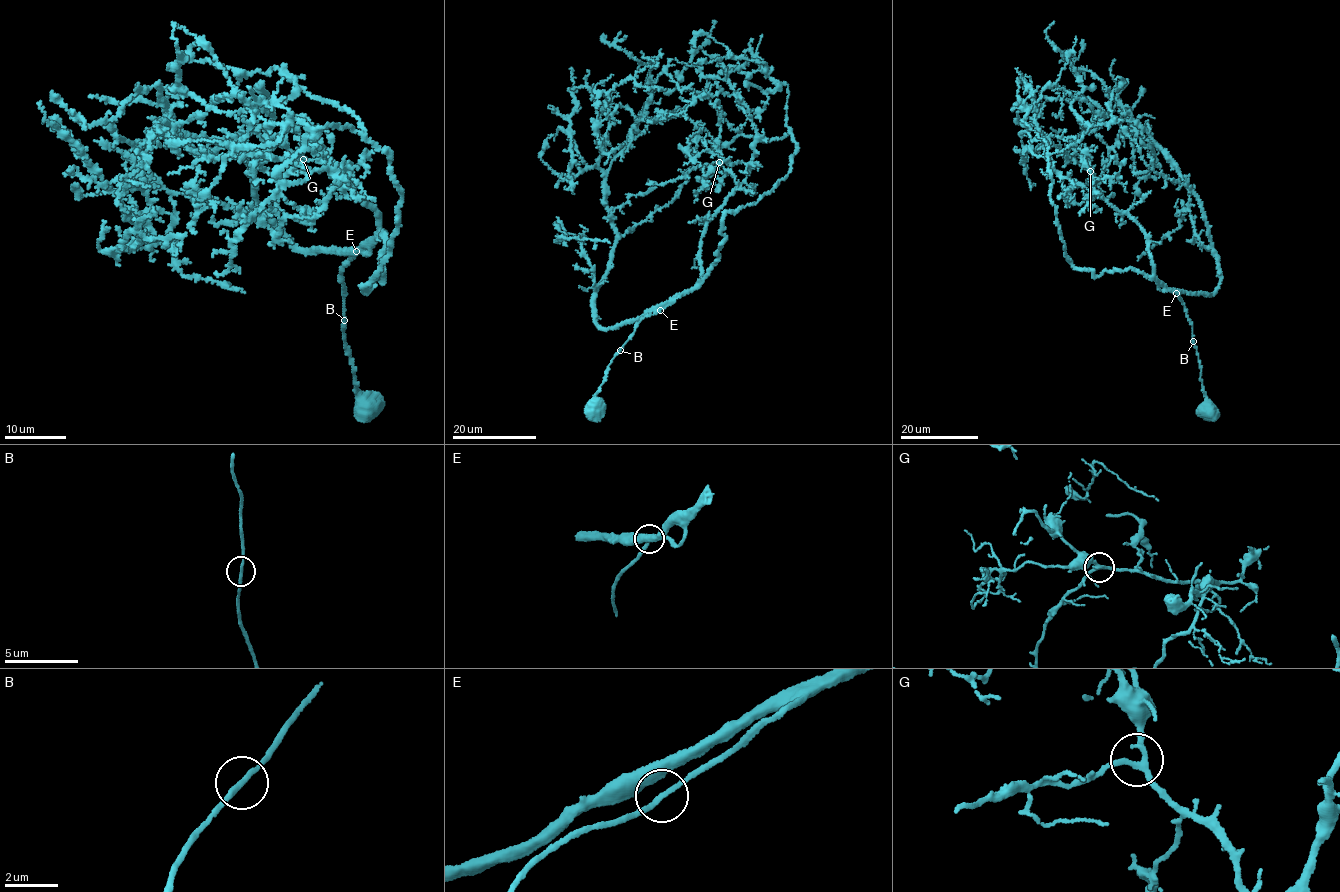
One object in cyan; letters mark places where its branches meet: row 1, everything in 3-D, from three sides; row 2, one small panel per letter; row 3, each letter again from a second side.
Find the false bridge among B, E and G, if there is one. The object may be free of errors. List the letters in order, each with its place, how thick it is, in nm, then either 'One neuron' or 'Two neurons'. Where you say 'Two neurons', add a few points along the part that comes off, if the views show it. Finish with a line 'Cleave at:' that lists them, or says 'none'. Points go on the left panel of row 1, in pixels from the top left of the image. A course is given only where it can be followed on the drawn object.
B: Place: (344, 320). Thickness 190 nm. One neuron
E: Place: (356, 251). Thickness 190 nm. One neuron
G: Place: (303, 159). Thickness 200 nm. One neuron
Cleave at: none

